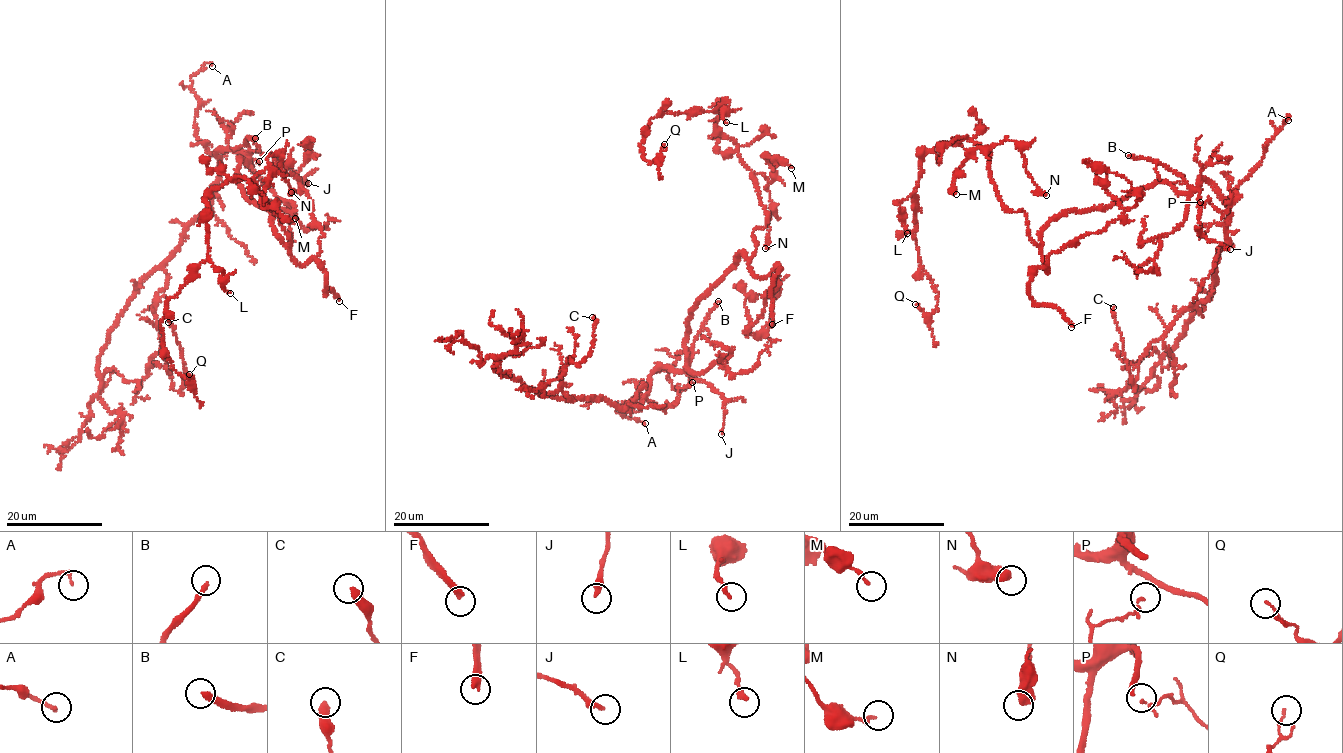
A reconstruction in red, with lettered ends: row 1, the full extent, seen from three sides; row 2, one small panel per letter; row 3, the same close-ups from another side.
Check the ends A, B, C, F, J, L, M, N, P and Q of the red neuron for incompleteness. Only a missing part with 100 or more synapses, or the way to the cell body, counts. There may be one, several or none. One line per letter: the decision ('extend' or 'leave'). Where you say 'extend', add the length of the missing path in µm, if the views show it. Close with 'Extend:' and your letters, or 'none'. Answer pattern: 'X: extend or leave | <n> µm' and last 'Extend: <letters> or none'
A: leave
B: extend | 90 µm
C: leave
F: extend | 150 µm
J: leave
L: leave
M: leave
N: leave
P: leave
Q: leave
Extend: B, F

